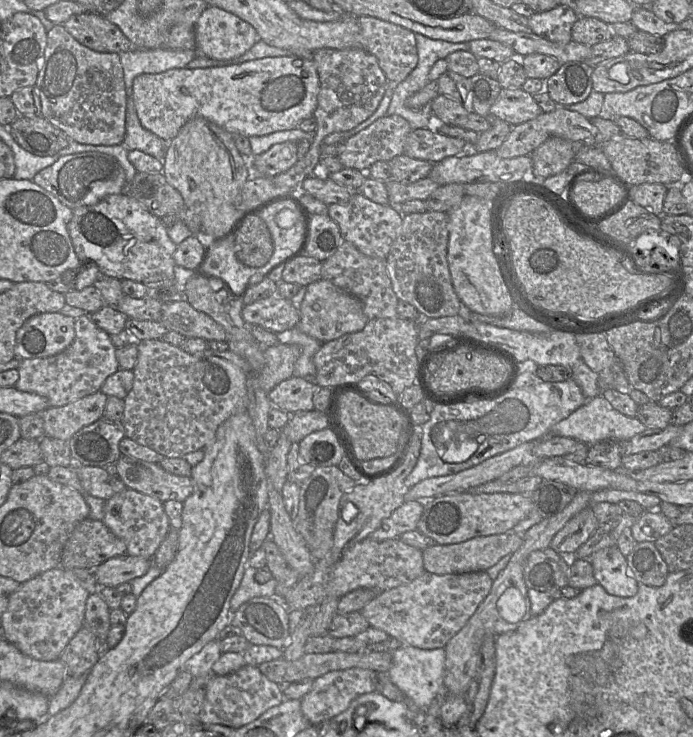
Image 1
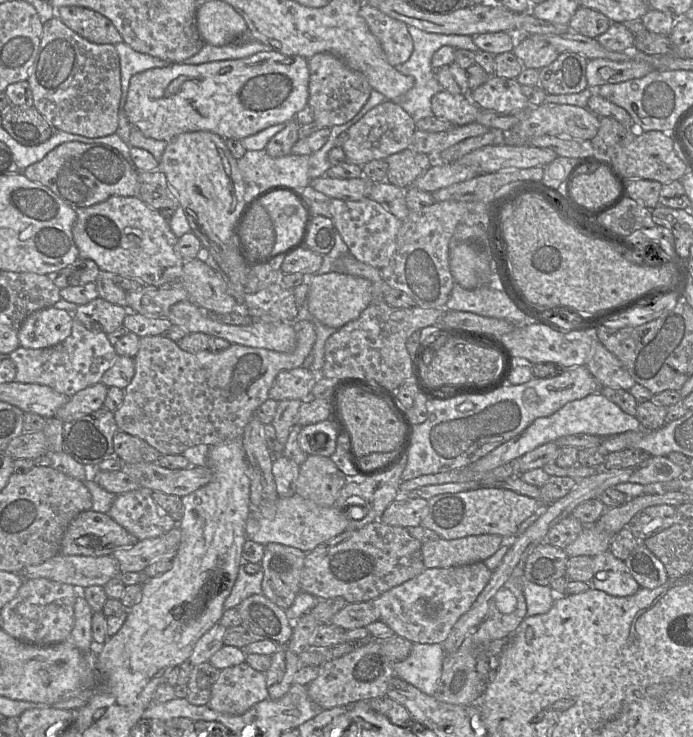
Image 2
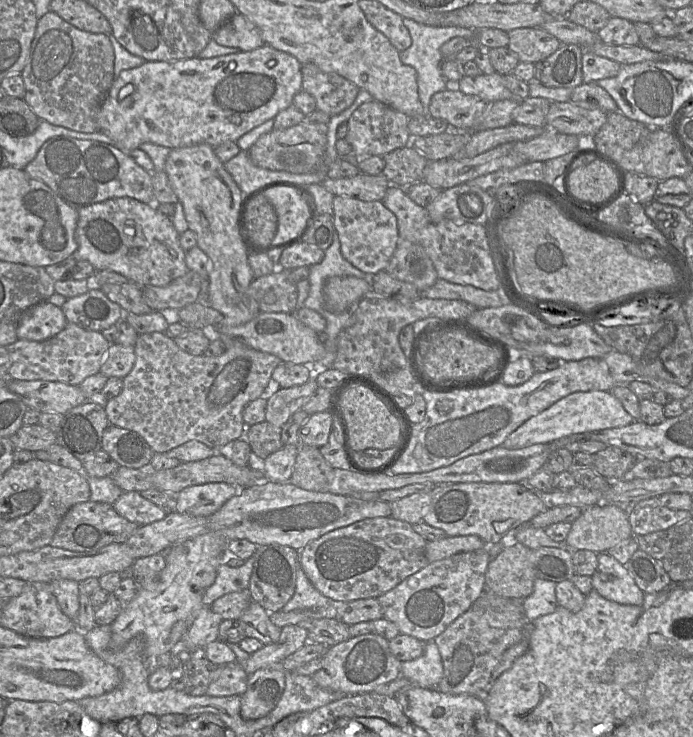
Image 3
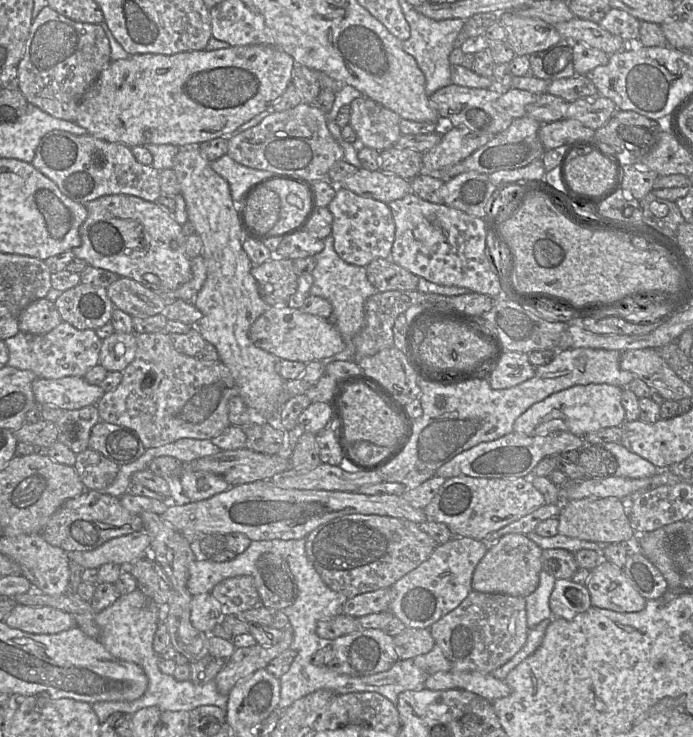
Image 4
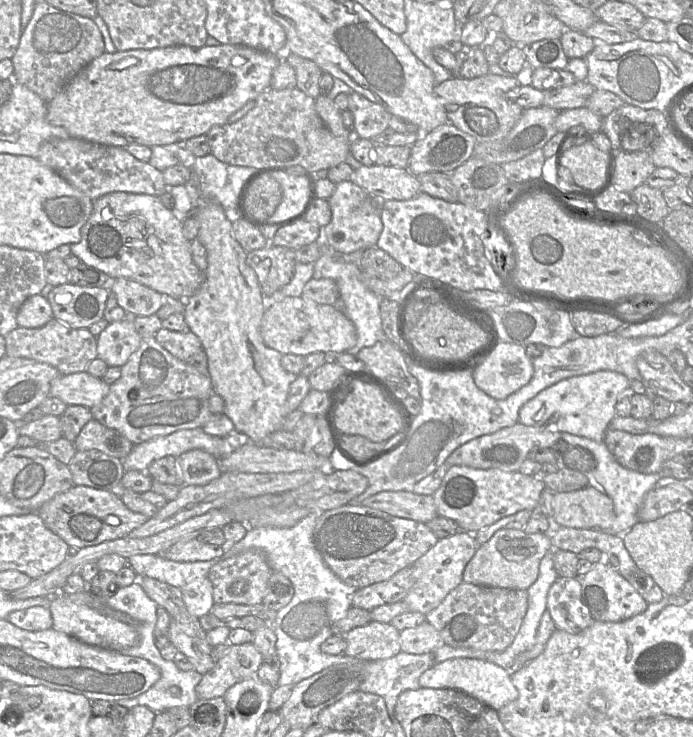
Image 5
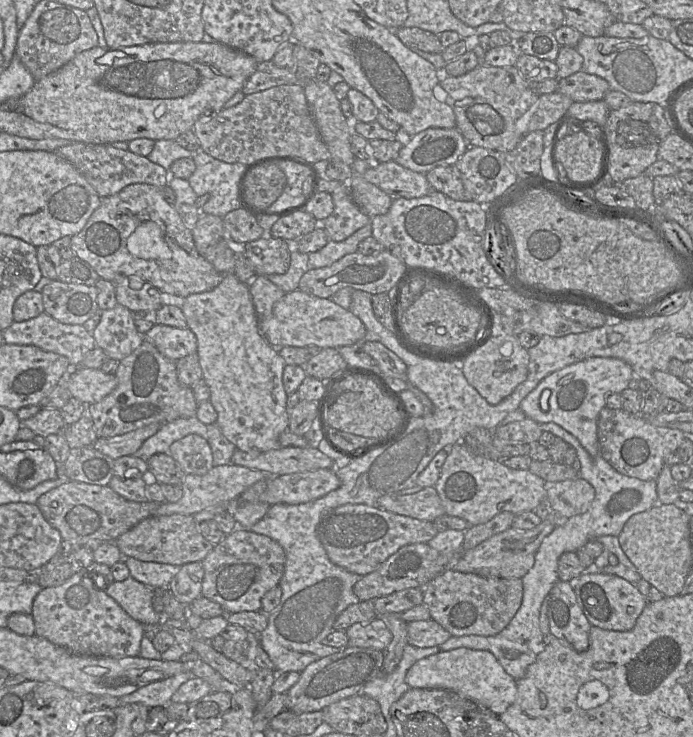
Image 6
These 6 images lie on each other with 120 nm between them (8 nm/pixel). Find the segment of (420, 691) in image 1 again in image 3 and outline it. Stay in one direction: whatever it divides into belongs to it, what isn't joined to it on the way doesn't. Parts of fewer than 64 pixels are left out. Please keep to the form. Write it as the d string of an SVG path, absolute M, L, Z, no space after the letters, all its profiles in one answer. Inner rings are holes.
M429 641L425 644L423 654L411 661L401 662L400 674L412 685L421 688L437 688L443 677L443 663L437 644Z

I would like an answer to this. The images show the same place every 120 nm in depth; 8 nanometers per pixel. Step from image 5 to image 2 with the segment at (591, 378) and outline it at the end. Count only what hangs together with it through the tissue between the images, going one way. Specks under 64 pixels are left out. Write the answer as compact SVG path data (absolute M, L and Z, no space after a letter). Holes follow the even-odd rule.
M594 393L582 399L568 402L550 416L537 418L518 435L466 467L471 468L475 472L488 472L512 462L543 444L555 442L557 439L564 436L587 434L610 437L627 431L637 431L640 429L641 424L636 417L622 411L619 406L608 400L601 393Z

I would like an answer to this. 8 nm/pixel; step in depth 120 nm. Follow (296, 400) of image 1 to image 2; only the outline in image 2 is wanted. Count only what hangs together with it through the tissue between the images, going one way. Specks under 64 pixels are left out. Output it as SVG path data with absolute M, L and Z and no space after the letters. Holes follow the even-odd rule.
M304 367L280 372L269 391L269 399L311 401L312 389L319 377L318 372L312 372Z

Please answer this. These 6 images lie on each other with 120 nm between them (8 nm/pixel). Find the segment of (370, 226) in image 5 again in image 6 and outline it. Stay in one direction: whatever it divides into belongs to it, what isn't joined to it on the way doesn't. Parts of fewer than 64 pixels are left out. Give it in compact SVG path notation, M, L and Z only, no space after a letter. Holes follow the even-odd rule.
M343 184L341 189L331 193L334 210L327 218L318 221L331 241L340 242L371 222L354 203L350 189Z

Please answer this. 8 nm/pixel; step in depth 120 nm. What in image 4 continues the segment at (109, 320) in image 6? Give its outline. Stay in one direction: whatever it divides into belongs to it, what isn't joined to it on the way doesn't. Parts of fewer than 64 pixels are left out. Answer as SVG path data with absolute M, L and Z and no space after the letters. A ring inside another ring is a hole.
M115 331L102 340L99 364L108 372L122 372L135 358L137 350L136 333Z

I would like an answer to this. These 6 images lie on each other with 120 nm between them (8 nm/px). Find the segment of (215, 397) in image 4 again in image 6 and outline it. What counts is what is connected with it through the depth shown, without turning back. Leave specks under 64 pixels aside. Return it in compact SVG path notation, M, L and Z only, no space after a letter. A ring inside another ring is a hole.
M143 340L142 344L133 353L119 362L116 378L117 386L108 396L98 403L86 405L86 413L93 421L98 438L126 434L154 423L165 424L180 418L196 416L198 403L192 388L182 385L178 381L176 361L164 357L146 340Z

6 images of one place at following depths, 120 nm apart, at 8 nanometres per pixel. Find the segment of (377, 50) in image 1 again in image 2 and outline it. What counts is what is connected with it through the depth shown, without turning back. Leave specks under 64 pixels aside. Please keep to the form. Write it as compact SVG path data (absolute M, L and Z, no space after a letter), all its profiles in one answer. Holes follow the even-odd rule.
M363 5L359 13L379 41L386 60L391 66L396 68L410 58L413 52L413 39L407 24L368 5Z

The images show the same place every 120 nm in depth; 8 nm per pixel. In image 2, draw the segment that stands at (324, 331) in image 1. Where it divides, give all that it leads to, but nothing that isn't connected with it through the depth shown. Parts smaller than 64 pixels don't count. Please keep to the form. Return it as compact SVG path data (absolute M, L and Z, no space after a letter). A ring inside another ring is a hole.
M330 272L307 276L307 307L309 313L323 325L336 330L356 320L373 299L372 283L362 277Z

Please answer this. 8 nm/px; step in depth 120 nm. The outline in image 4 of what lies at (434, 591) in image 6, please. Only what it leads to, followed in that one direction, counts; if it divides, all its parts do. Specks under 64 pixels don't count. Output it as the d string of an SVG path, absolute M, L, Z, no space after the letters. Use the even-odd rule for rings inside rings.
M472 590L457 608L429 629L436 644L451 662L451 671L491 674L508 662L527 640L526 600L522 596Z

